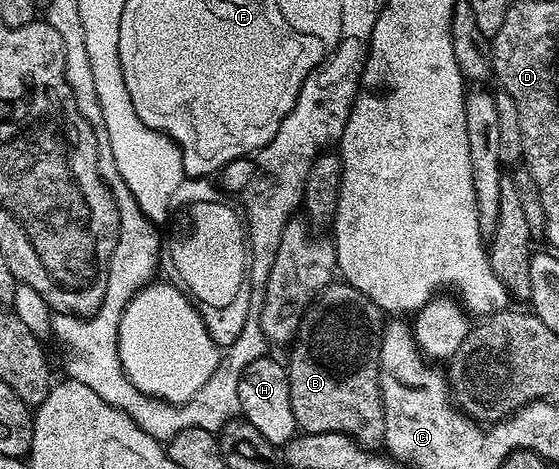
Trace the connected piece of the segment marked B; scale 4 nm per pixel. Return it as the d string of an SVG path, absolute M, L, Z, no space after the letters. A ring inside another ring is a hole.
M345 280L331 281L329 286L318 293L318 297L310 303L305 316L302 317L298 336L289 347L290 362L285 363L292 416L299 431L307 434L340 432L355 438L367 448L378 448L385 443L386 417L378 379L383 329L383 311L378 309L371 298L352 288Z

